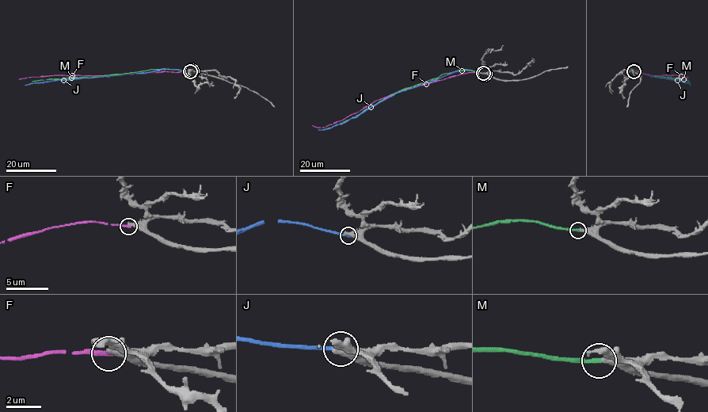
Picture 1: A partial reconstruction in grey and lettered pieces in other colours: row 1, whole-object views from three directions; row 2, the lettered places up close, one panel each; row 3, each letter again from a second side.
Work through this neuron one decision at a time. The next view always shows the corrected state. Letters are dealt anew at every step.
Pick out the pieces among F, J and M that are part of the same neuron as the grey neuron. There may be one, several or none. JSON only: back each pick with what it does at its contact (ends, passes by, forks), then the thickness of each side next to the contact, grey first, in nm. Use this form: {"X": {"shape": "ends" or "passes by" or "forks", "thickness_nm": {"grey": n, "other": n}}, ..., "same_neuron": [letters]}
{"M": {"shape": "ends", "thickness_nm": {"grey": 320, "other": 240}}, "same_neuron": ["M"]}

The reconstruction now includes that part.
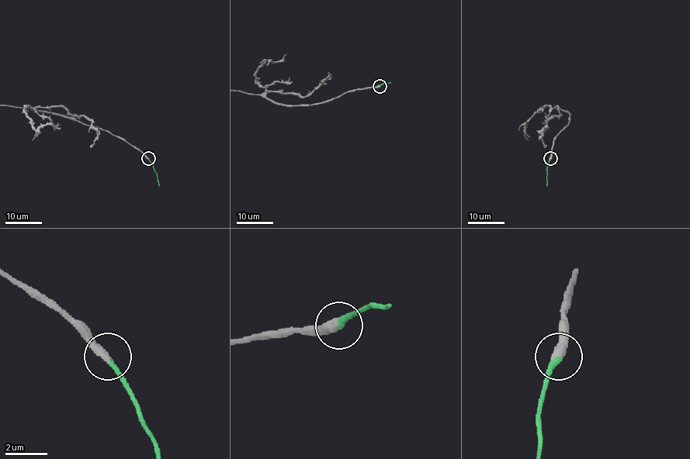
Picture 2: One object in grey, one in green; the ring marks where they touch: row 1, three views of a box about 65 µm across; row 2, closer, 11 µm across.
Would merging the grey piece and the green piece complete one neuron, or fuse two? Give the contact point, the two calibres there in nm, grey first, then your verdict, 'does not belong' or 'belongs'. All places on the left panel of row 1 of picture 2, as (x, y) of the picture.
(148, 158) | 480/280 nm | belongs

